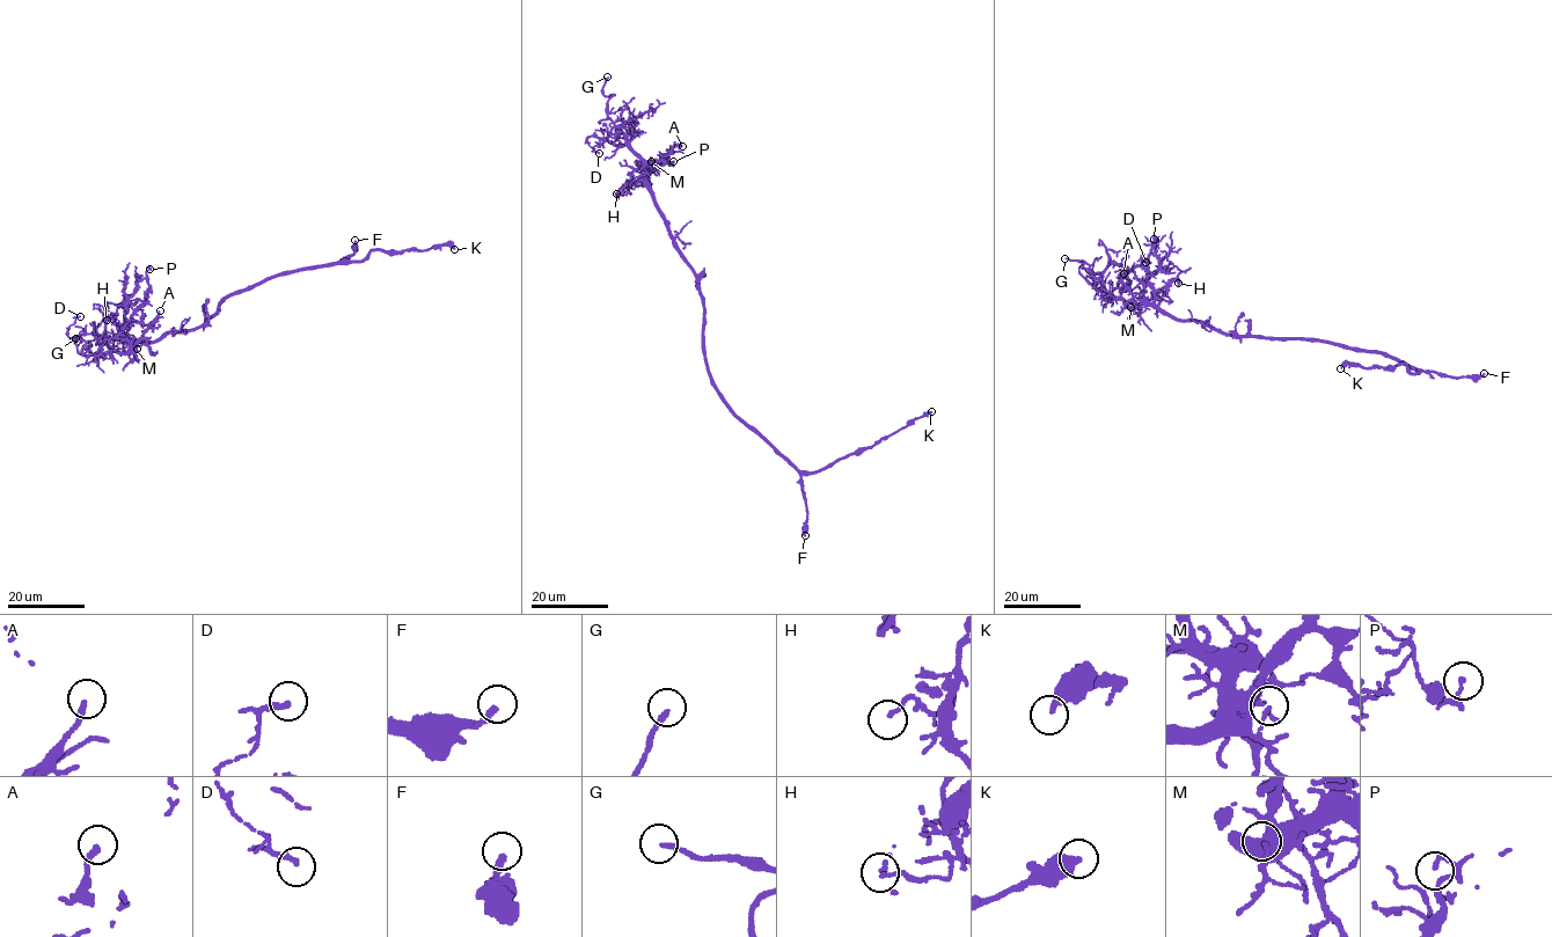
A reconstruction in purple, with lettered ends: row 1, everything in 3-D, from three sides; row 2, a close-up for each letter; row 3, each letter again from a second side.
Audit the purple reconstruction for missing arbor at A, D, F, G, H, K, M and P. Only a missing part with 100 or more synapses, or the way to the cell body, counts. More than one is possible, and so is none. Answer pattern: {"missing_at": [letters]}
{"missing_at": ["G"]}

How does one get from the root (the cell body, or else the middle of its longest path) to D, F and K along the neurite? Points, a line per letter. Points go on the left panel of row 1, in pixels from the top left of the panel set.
D: (222, 302), (202, 326), (152, 342), (134, 341), (122, 352), (94, 334), (71, 338), (68, 329), (80, 316)
F: (222, 302), (234, 291), (269, 278), (341, 262), (353, 254), (354, 240)
K: (222, 302), (234, 291), (269, 278), (341, 262), (359, 263), (373, 250), (396, 254), (444, 244), (454, 249)

